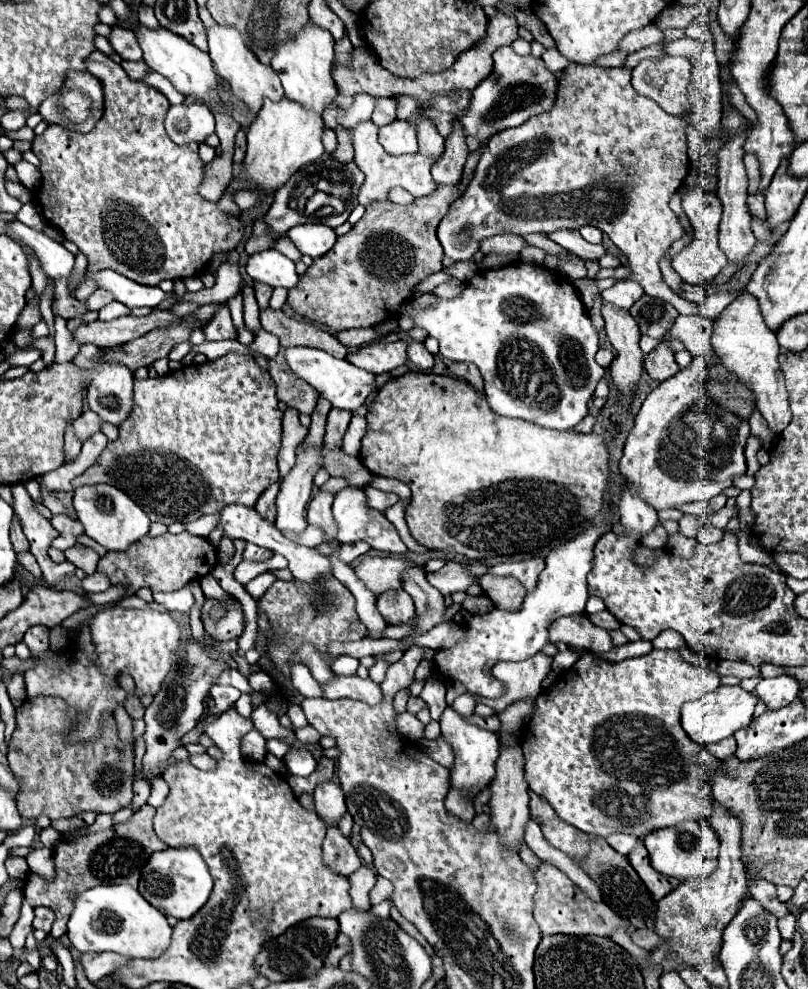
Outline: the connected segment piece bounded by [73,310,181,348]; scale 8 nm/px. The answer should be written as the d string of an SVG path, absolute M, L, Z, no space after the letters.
M153 310L149 316L145 318L137 318L137 316L123 316L111 322L101 322L95 320L91 324L83 324L81 328L77 328L73 332L73 338L79 344L91 342L99 348L113 348L113 346L121 346L127 344L143 334L147 334L149 330L155 328L167 328L171 324L181 322L179 316L175 316L173 312L163 312L163 310Z

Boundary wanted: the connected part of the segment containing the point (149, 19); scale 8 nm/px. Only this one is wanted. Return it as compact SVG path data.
M141 6L139 8L139 22L143 24L143 26L147 26L147 28L159 28L159 22L157 22L157 18L155 18L155 14L153 14L153 8L147 8L147 6Z

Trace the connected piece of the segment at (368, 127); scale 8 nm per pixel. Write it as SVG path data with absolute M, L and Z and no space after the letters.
M371 120L367 122L359 122L357 126L345 128L351 136L351 144L355 148L355 164L359 166L359 170L365 174L365 184L361 186L359 192L359 204L367 206L373 200L385 200L387 192L395 186L401 186L405 190L409 190L415 198L421 198L431 194L437 188L437 184L433 181L430 174L431 166L433 166L433 158L427 158L423 154L405 154L405 156L389 156L383 146L377 142L377 132L379 126L375 126Z

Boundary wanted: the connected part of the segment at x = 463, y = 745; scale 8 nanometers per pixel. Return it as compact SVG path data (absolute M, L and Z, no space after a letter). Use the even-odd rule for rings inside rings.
M445 708L439 720L441 733L451 745L455 754L455 764L451 768L451 786L463 790L465 794L477 794L483 790L495 776L495 762L499 758L499 740L497 734L489 730L479 730L475 724L467 722L453 708Z

